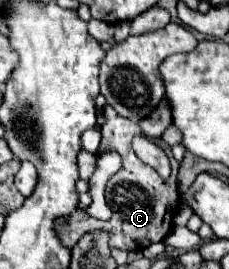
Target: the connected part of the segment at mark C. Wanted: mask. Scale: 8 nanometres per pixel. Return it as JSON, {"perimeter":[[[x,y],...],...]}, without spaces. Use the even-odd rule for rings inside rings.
{"perimeter":[[[110,105],[104,107],[106,111],[106,123],[102,127],[102,143],[100,147],[118,147],[118,153],[122,157],[122,167],[118,173],[114,173],[108,183],[106,183],[106,203],[112,209],[112,219],[108,221],[98,221],[86,215],[84,209],[78,209],[70,219],[66,219],[68,229],[64,233],[64,237],[68,235],[68,239],[72,237],[74,245],[84,233],[96,231],[96,229],[104,229],[110,235],[110,247],[114,249],[124,249],[124,251],[136,251],[136,249],[144,249],[150,243],[158,243],[162,241],[170,229],[172,229],[172,219],[176,213],[176,205],[180,203],[180,193],[178,193],[178,201],[176,201],[176,171],[178,171],[178,163],[172,161],[172,175],[168,179],[162,179],[152,167],[148,167],[146,163],[142,163],[136,153],[132,151],[132,137],[142,135],[140,127],[136,123],[132,123],[126,117],[120,117]]]}

